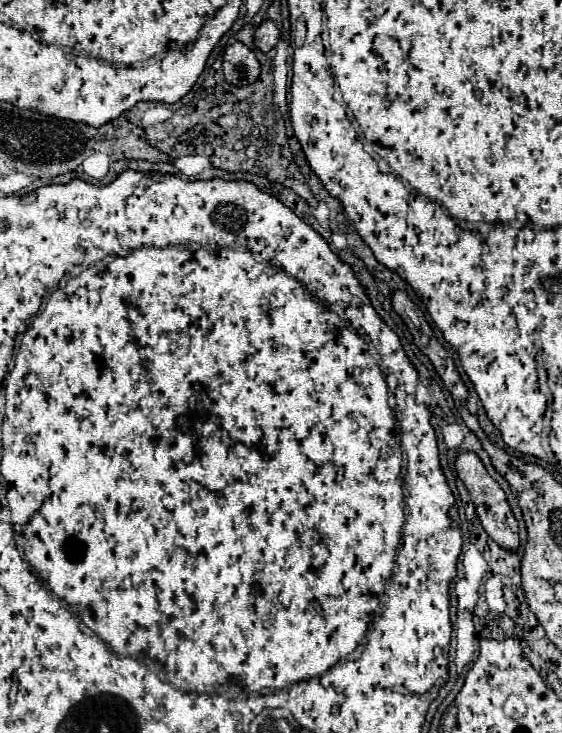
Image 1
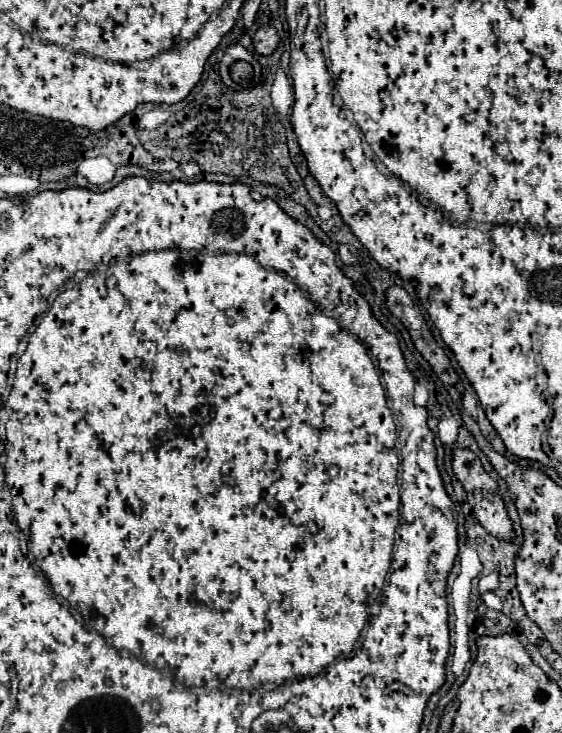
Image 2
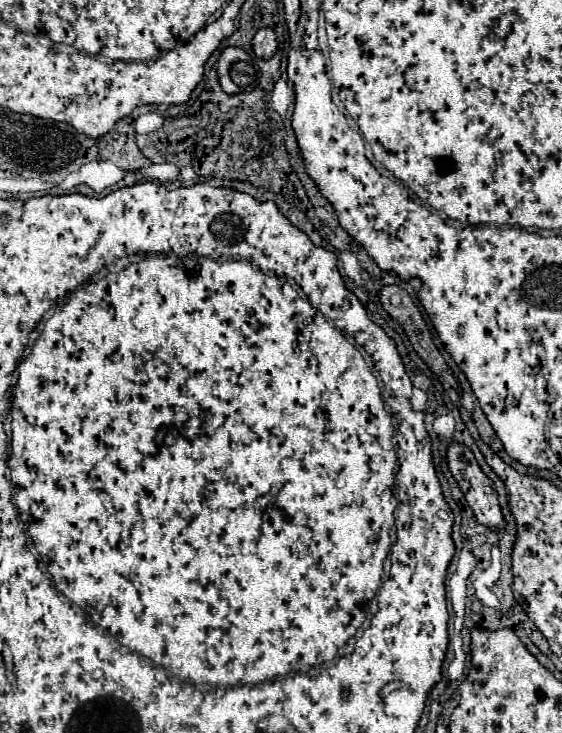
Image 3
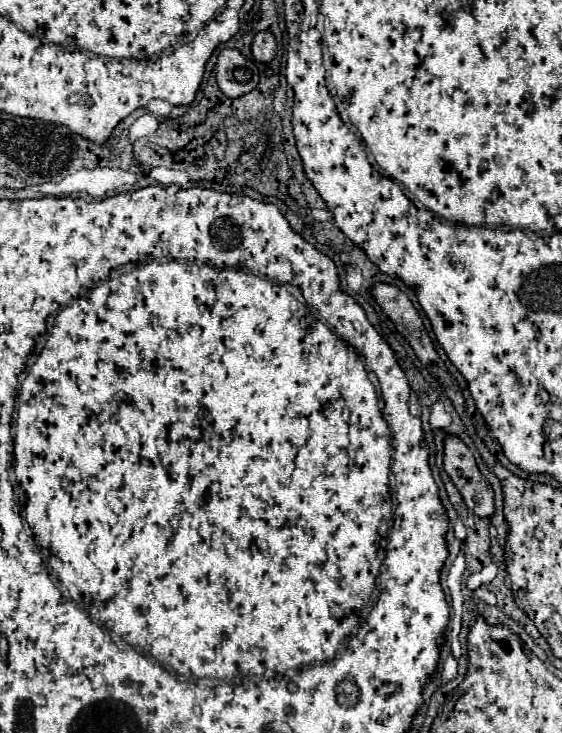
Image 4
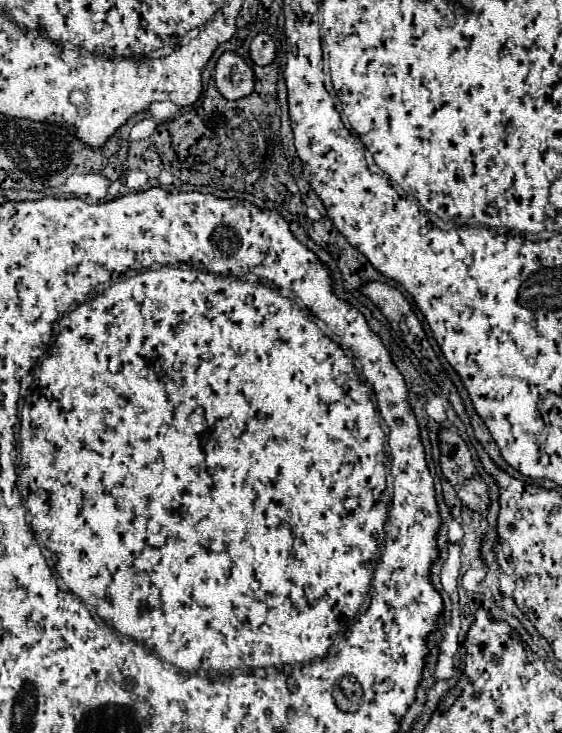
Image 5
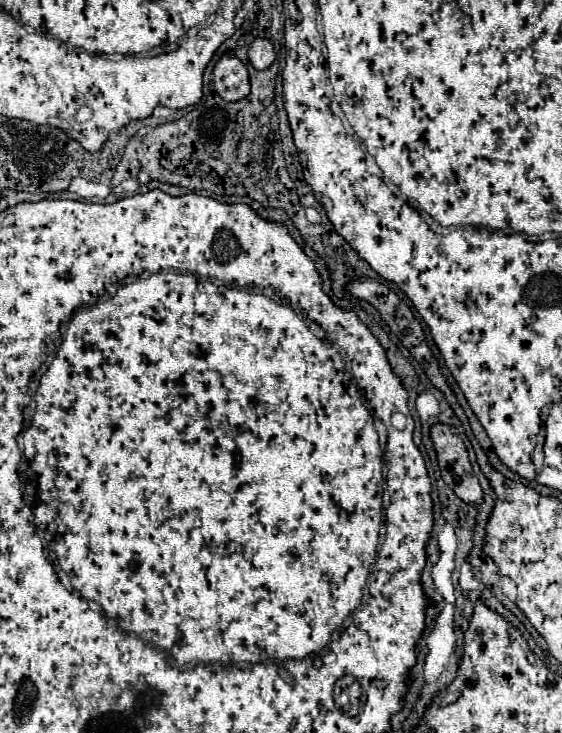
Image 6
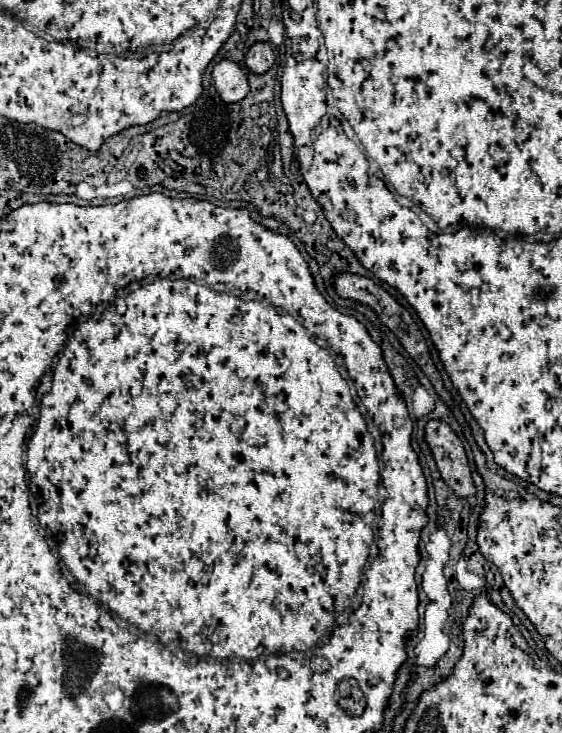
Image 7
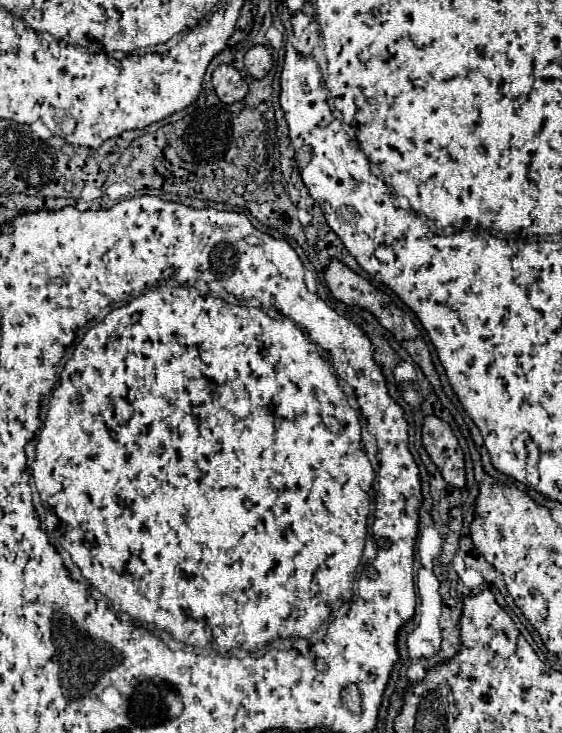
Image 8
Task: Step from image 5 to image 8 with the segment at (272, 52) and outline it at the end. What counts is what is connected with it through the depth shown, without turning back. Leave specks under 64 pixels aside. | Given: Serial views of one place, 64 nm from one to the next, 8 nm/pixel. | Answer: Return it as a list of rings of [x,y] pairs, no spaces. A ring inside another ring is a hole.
[[[252,46],[244,56],[244,66],[252,78],[264,78],[272,68],[272,56],[266,46]]]

